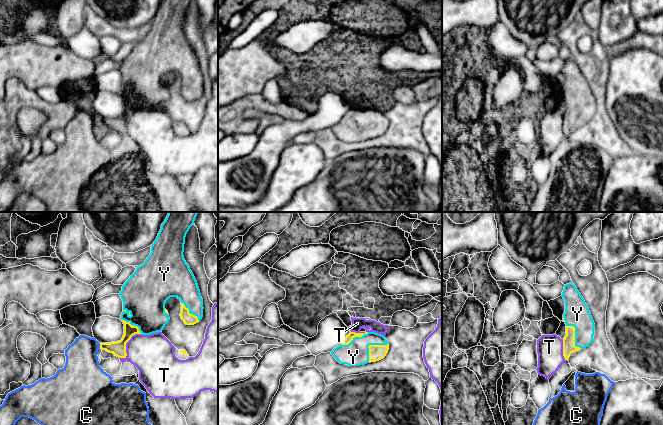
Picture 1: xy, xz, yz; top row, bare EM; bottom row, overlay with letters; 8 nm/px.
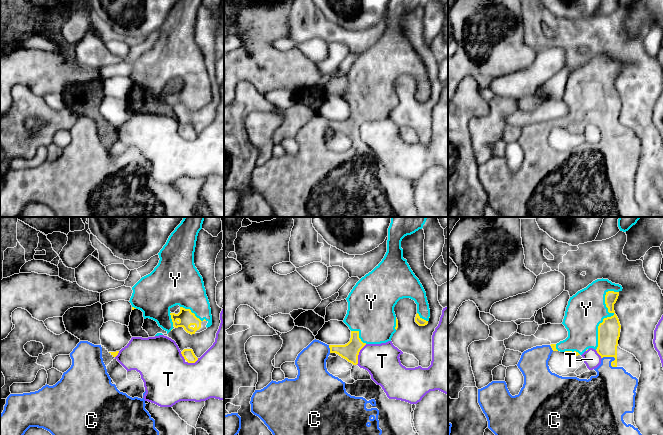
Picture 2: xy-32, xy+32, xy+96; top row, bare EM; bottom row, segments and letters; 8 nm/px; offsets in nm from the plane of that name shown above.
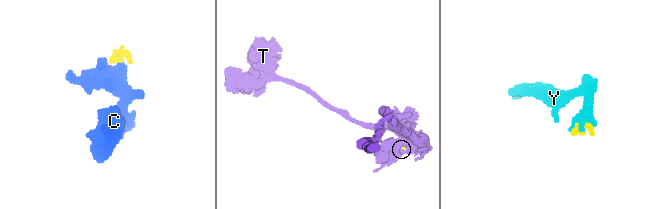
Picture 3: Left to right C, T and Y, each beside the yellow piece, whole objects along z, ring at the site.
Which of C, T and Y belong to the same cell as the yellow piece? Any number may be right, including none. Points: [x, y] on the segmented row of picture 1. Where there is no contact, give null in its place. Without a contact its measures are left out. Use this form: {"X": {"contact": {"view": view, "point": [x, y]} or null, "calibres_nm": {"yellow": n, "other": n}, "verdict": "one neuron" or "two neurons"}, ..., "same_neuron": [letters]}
{"C": {"contact": {"view": "xy", "point": [100, 345]}, "calibres_nm": {"yellow": 120, "other": 280}, "verdict": "one neuron"}, "T": {"contact": {"view": "xy", "point": [125, 345]}, "calibres_nm": {"yellow": 120, "other": 340}, "verdict": "two neurons"}, "Y": {"contact": {"view": "xz", "point": [370, 345]}, "calibres_nm": {"yellow": 130, "other": 200}, "verdict": "one neuron"}, "same_neuron": ["C", "Y"]}

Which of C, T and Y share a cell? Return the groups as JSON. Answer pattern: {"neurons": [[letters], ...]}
{"neurons": [["C", "Y"], ["T"]]}

